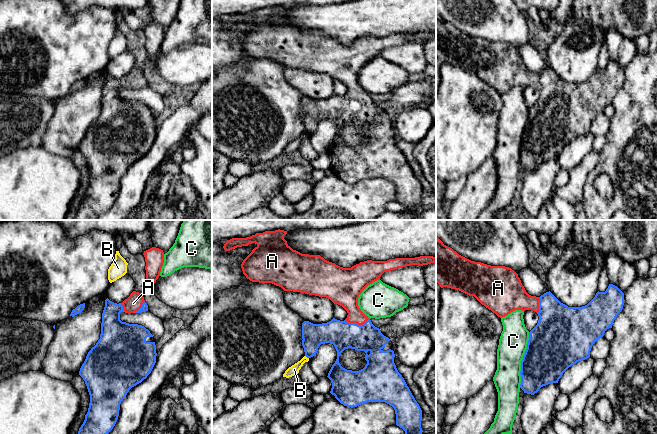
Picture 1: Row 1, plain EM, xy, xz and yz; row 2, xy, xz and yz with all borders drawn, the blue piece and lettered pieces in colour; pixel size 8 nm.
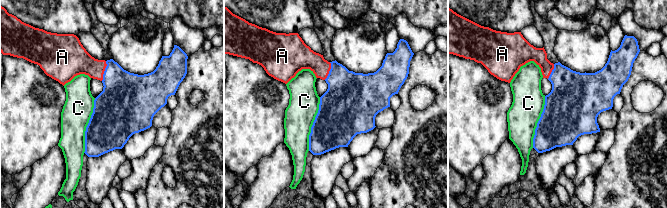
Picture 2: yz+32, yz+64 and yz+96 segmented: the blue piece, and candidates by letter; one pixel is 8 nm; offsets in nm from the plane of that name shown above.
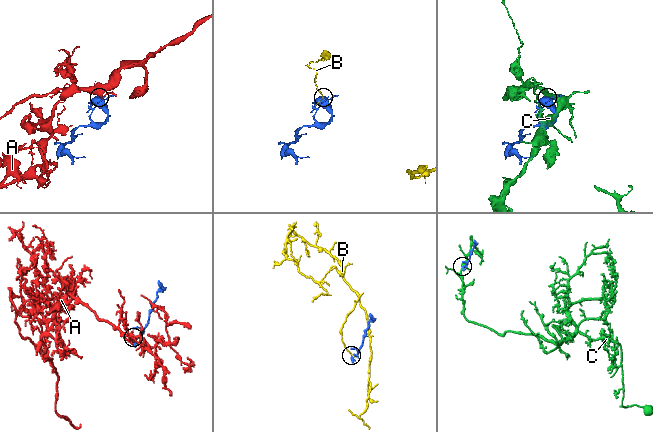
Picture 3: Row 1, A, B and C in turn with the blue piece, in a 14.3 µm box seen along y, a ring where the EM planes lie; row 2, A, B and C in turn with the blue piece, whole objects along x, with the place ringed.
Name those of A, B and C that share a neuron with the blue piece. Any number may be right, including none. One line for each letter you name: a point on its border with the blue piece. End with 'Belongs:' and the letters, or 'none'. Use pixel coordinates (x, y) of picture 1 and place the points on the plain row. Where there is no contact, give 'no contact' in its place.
A: contact xz (356, 100)
Belongs: A

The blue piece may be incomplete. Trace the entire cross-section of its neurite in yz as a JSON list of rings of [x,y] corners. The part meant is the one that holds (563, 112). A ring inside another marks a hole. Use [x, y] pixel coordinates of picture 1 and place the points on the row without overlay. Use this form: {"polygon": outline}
{"polygon": [[[437,12],[436,58],[441,64],[447,63],[474,72],[500,94],[515,86],[531,86],[538,90],[538,99],[529,108],[520,148],[520,164],[531,171],[543,162],[558,159],[569,143],[589,134],[593,120],[604,112],[607,105],[612,104],[624,81],[624,69],[613,60],[609,60],[605,68],[598,67],[595,73],[582,83],[568,83],[550,67],[540,73],[531,72],[526,68],[518,50],[511,44],[471,37],[444,21]]]}

